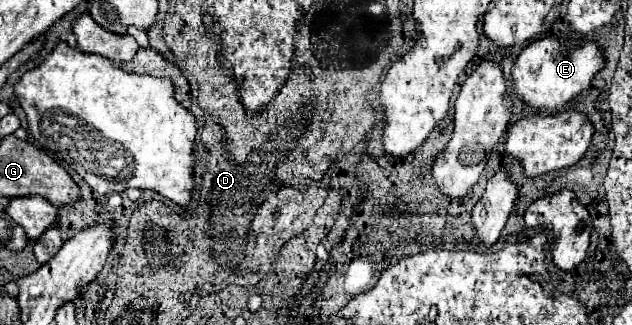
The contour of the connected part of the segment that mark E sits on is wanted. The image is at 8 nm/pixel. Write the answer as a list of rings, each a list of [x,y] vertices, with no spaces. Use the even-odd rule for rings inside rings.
[[[544,37],[544,39],[532,41],[516,57],[512,65],[514,93],[518,99],[524,101],[524,105],[532,109],[558,113],[580,91],[588,89],[592,77],[602,69],[602,65],[604,65],[604,53],[592,41],[582,43],[580,47],[570,47],[568,43],[562,43],[560,39]]]

